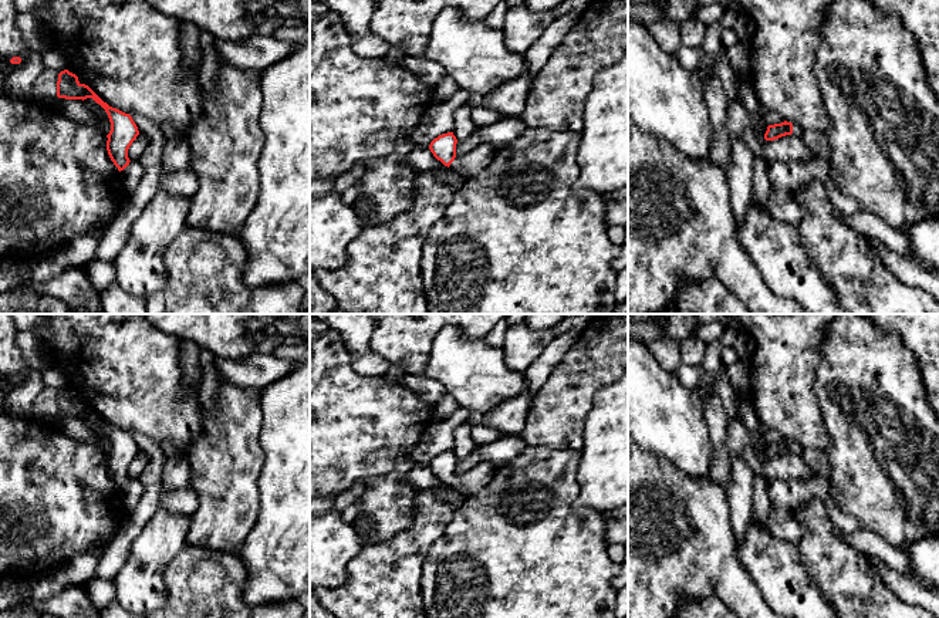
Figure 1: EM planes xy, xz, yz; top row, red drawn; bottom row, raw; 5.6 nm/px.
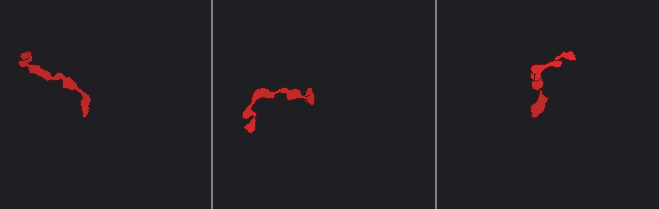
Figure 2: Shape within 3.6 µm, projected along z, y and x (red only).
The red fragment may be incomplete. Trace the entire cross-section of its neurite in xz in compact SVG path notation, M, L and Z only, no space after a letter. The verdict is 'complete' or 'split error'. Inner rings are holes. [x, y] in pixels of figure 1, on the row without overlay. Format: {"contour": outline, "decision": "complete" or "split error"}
{"contour": "M447 450L435 456L430 460L429 467L445 484L465 493L466 496L473 496L487 486L497 470L490 462L480 462L472 470L457 473L456 462L457 457L453 450Z", "decision": "split error"}

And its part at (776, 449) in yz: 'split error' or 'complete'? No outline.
split error

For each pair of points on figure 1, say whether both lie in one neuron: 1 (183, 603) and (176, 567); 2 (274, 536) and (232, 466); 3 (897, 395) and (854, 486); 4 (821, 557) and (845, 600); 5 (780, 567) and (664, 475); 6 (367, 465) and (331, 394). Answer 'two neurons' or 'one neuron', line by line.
1: one neuron
2: two neurons
3: one neuron
4: one neuron
5: two neurons
6: one neuron

